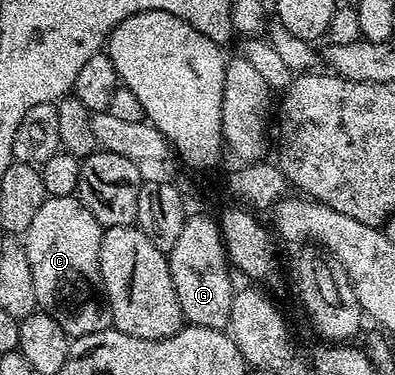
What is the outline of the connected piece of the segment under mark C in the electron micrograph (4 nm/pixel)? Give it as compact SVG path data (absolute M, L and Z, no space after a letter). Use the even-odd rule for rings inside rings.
M48 197L41 204L33 224L29 224L25 245L29 256L29 269L33 271L33 288L39 306L50 311L53 320L61 324L72 339L106 330L109 326L109 310L101 297L99 276L99 249L104 227L88 212L78 197Z

